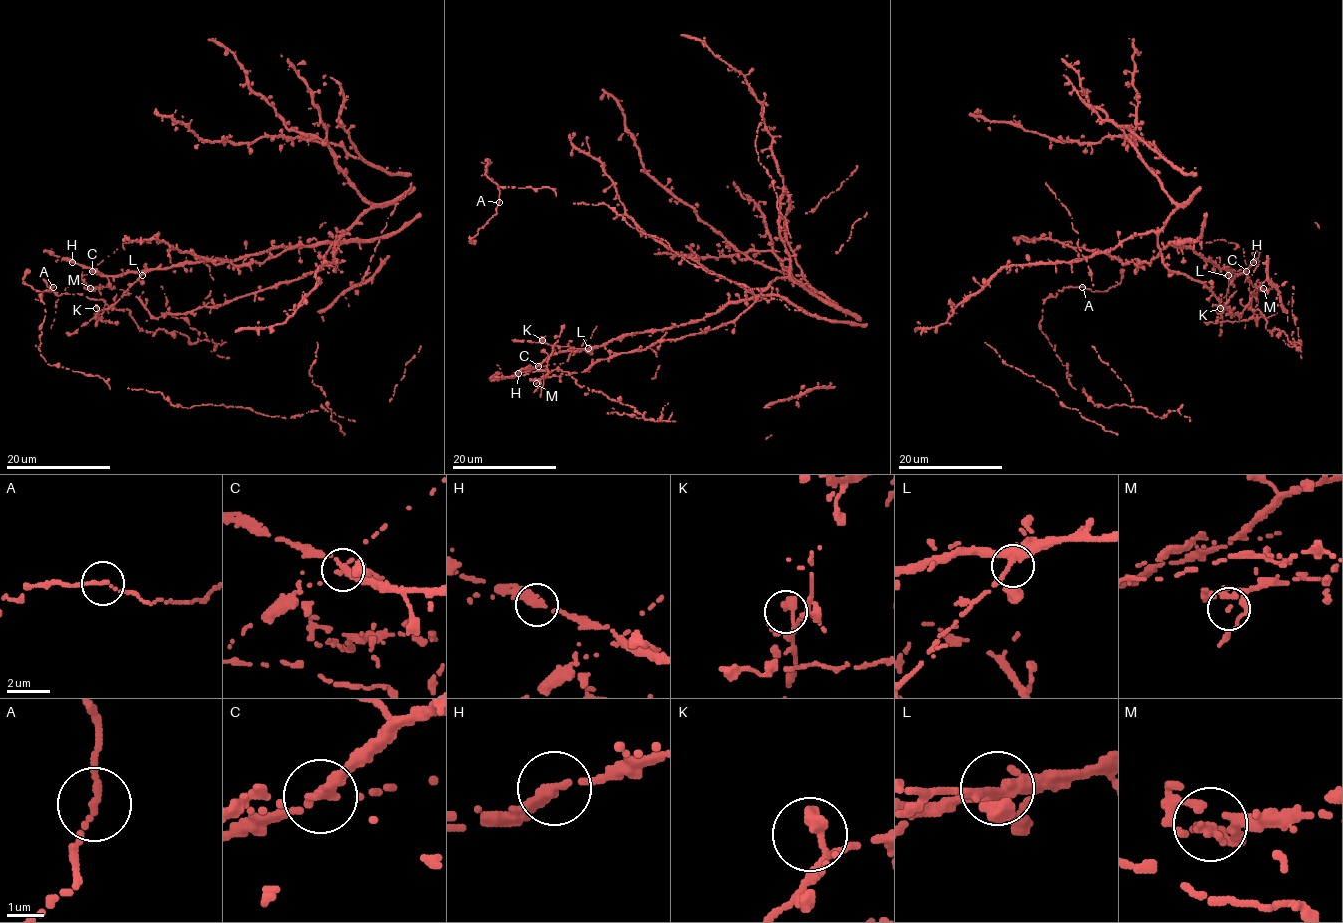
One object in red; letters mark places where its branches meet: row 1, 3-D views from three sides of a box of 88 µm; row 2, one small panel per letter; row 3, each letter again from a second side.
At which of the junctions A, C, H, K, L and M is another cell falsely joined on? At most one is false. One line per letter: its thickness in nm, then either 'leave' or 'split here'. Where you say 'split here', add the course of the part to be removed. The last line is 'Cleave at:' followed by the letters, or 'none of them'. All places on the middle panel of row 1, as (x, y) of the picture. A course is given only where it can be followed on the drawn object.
A: 170 nm | leave
C: 300 nm | split here | (538, 366), (512, 375), (560, 369), (577, 385), (632, 406), (643, 415), (645, 411), (644, 417), (607, 413)
H: 320 nm | leave
K: 400 nm | leave
L: 320 nm | leave
M: 190 nm | leave
Cleave at: C

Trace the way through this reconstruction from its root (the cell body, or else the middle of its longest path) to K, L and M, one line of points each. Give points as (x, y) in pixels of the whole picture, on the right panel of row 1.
K: (1120, 241), (1152, 231), (1168, 269), (1238, 317), (1257, 288), (1250, 300), (1249, 267), (1228, 274), (1220, 308)
L: (1120, 241), (1152, 231), (1168, 269), (1202, 282), (1240, 317), (1257, 287), (1250, 300), (1249, 267), (1228, 275)
M: (1120, 241), (1152, 231), (1168, 269), (1202, 282), (1221, 307), (1228, 307), (1238, 317), (1255, 287), (1263, 288)

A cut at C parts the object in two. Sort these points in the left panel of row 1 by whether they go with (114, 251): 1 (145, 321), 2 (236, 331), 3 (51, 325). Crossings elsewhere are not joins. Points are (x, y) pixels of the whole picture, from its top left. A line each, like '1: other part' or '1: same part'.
1: other part
2: other part
3: same part

